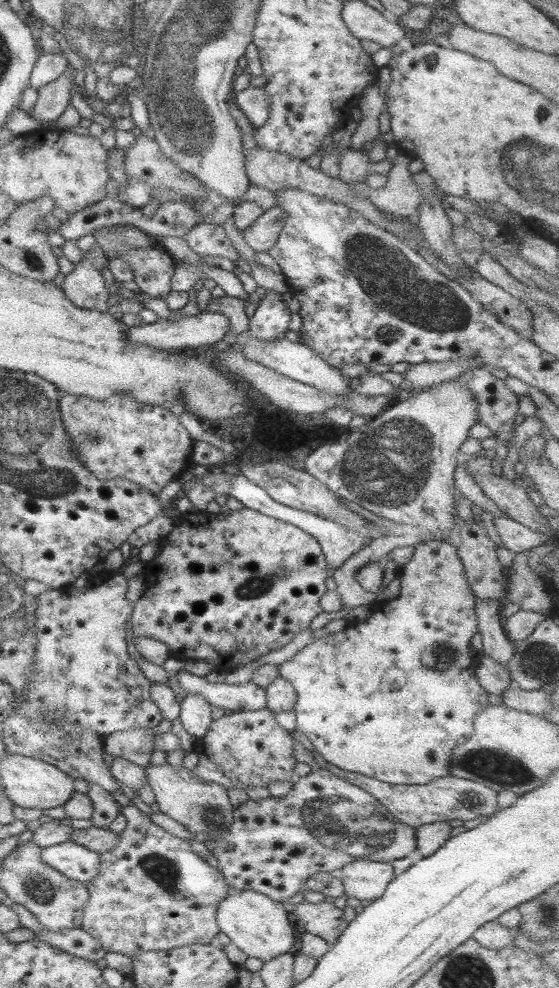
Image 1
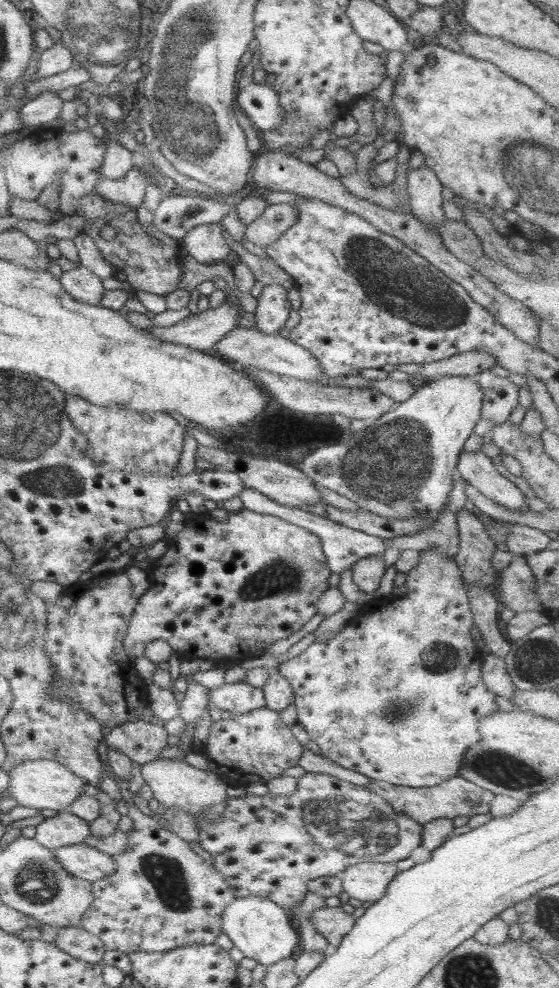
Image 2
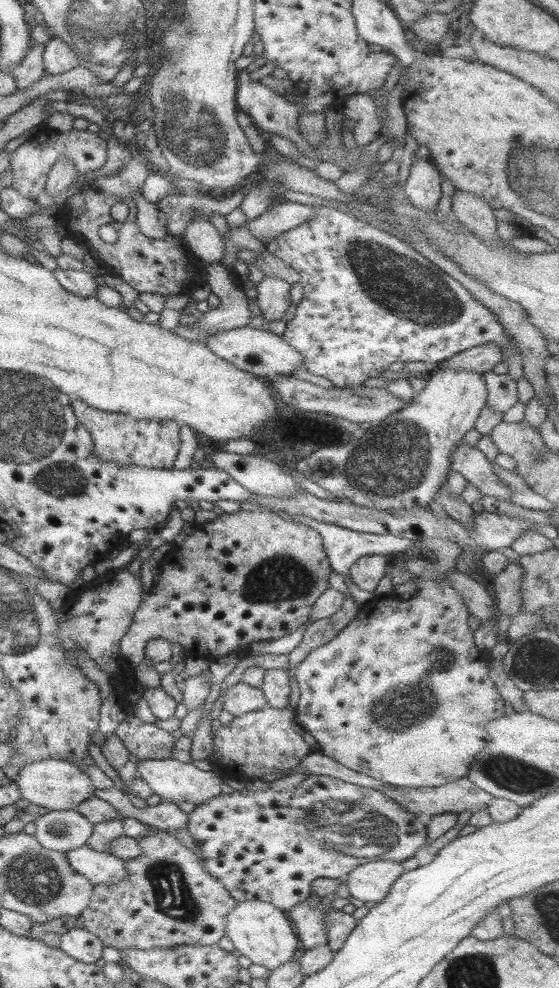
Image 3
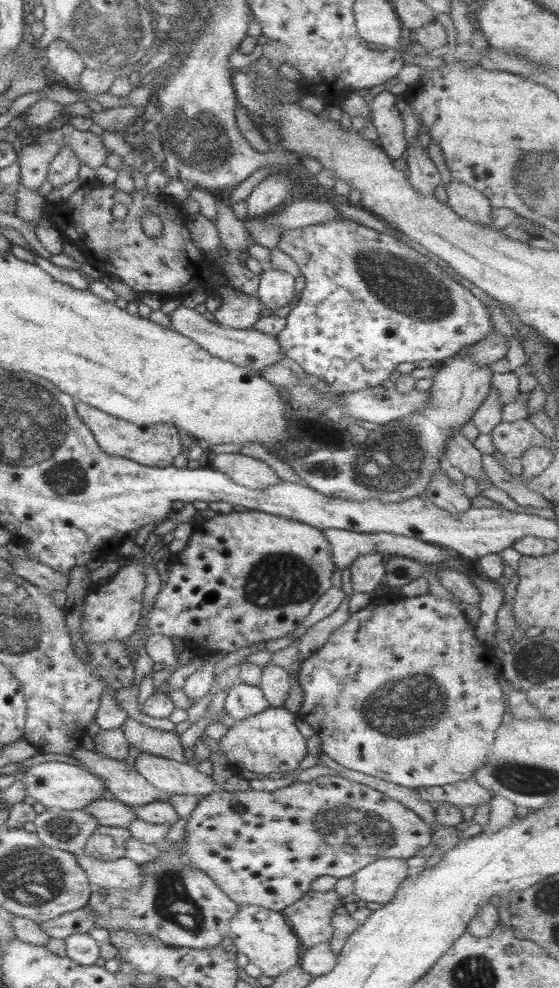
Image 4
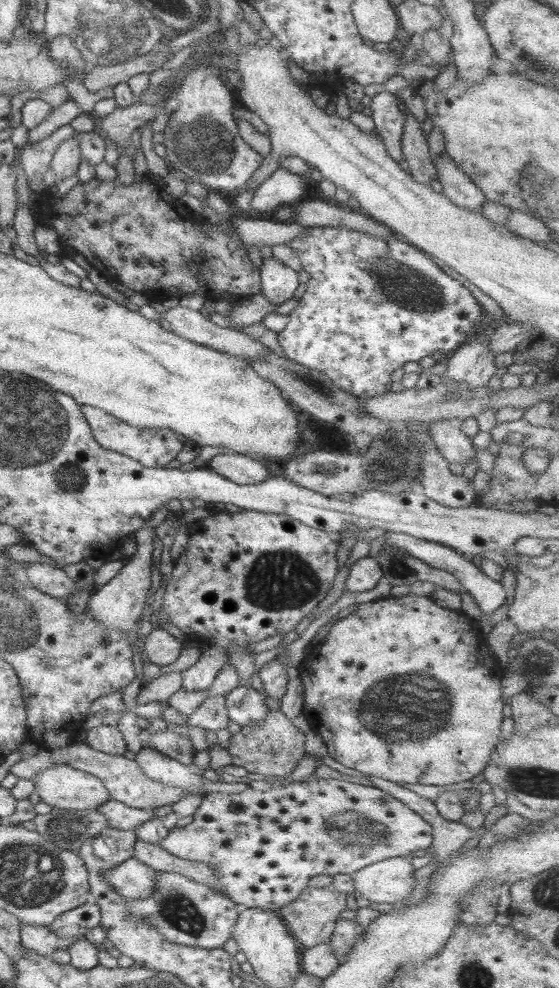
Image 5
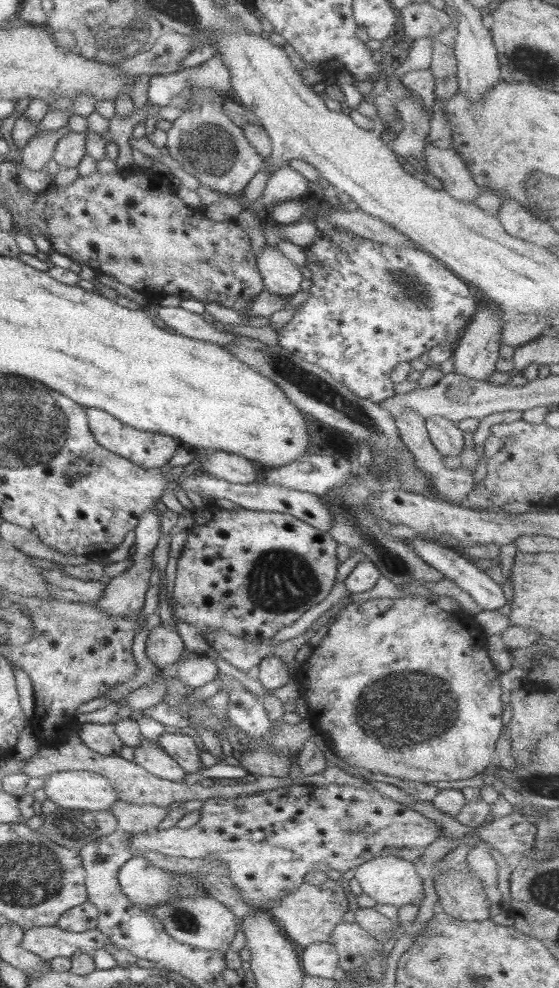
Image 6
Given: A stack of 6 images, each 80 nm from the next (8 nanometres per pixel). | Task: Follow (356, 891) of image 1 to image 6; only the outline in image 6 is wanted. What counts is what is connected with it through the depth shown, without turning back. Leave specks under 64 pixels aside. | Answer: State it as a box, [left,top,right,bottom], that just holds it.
[354,854,425,908]

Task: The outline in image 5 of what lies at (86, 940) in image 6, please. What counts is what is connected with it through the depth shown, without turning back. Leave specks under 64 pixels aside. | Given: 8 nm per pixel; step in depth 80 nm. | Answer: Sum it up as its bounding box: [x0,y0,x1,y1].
[21,924,89,955]

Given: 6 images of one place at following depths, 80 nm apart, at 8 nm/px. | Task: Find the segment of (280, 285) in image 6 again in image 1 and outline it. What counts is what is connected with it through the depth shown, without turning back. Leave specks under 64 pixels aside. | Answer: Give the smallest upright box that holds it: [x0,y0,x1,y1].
[248,291,291,342]

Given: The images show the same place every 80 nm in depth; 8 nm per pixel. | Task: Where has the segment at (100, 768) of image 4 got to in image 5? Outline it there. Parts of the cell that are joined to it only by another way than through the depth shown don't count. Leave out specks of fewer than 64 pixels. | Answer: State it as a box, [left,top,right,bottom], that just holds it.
[9,740,206,809]

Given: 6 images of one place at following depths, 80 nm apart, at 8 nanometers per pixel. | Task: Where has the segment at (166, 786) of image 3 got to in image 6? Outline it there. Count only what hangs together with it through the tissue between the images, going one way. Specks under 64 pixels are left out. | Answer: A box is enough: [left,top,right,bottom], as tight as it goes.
[134,737,186,781]

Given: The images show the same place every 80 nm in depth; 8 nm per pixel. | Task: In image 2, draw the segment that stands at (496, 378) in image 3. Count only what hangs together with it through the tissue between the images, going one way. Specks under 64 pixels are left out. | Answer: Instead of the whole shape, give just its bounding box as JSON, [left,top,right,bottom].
[472,370,519,425]

